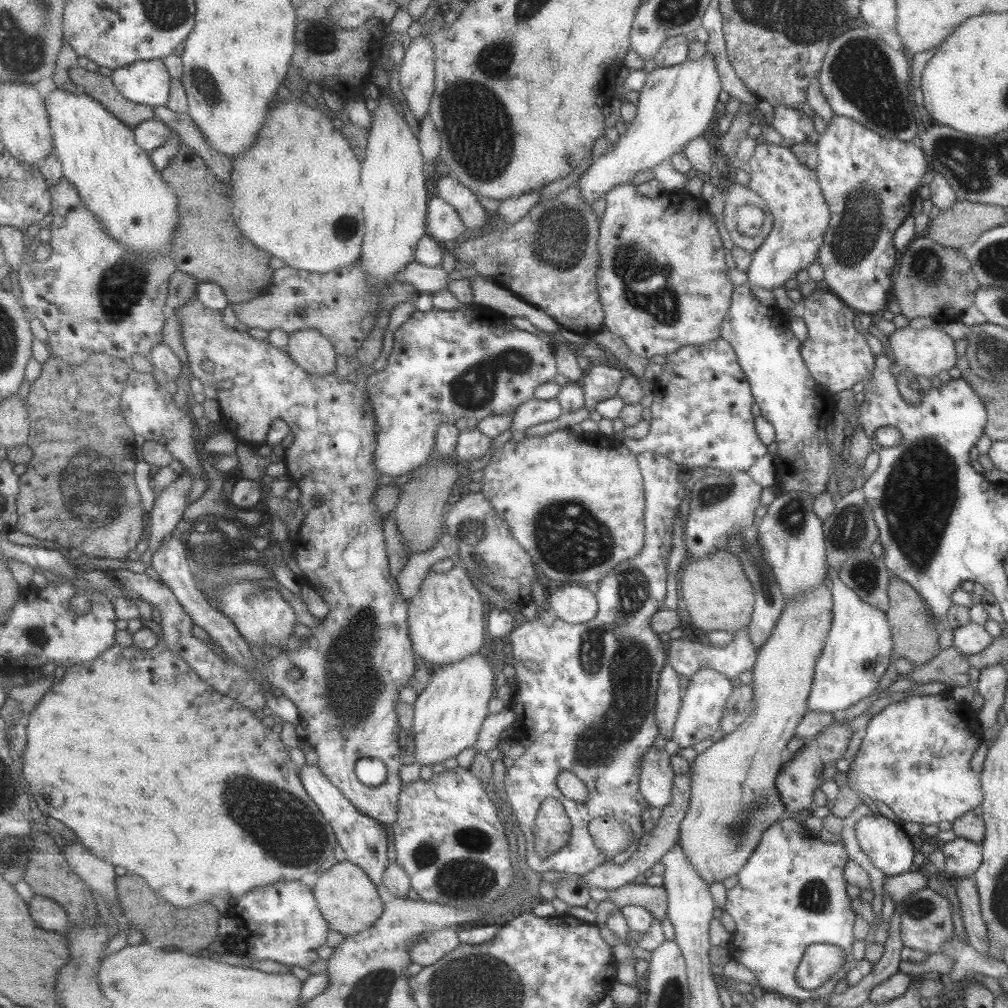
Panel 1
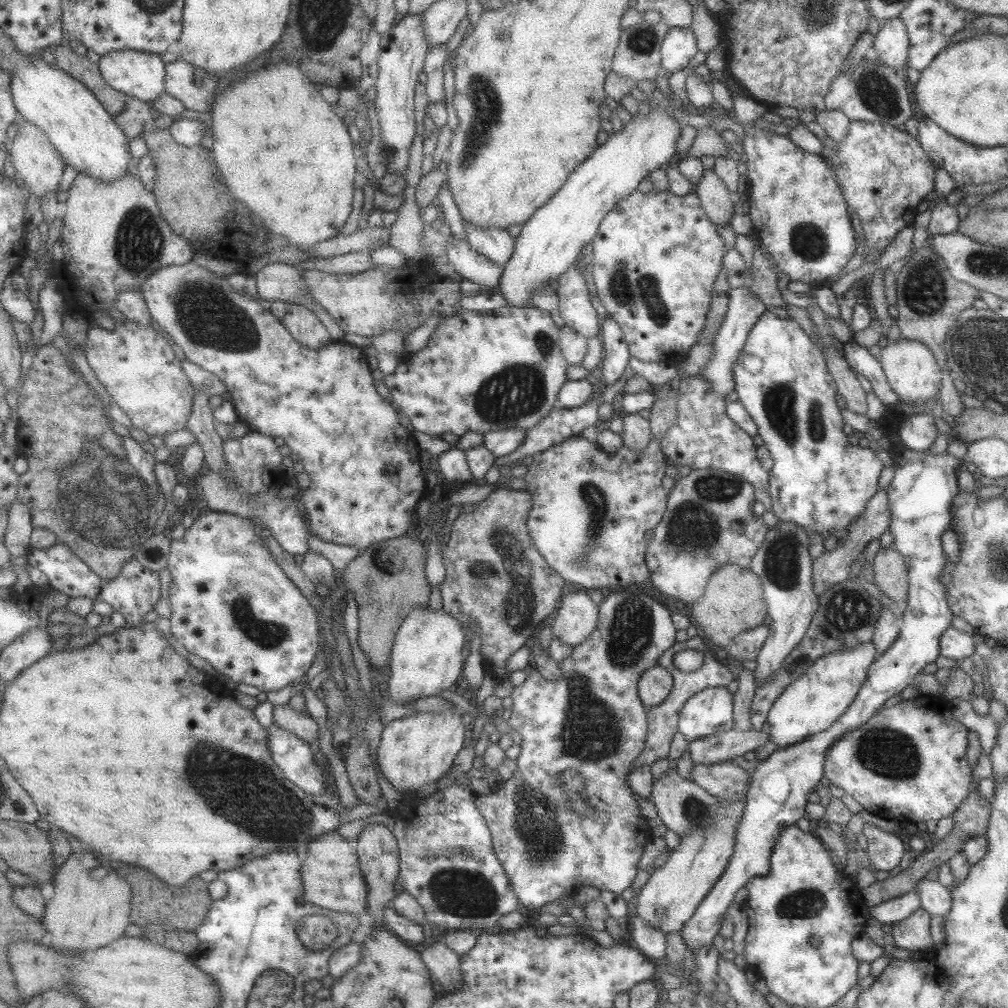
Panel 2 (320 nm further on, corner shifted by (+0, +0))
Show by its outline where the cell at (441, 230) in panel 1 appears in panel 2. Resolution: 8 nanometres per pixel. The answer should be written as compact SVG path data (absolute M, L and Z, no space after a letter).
M450 236L446 255L454 271L463 279L471 281L478 288L496 289L503 268L475 252L465 240Z

